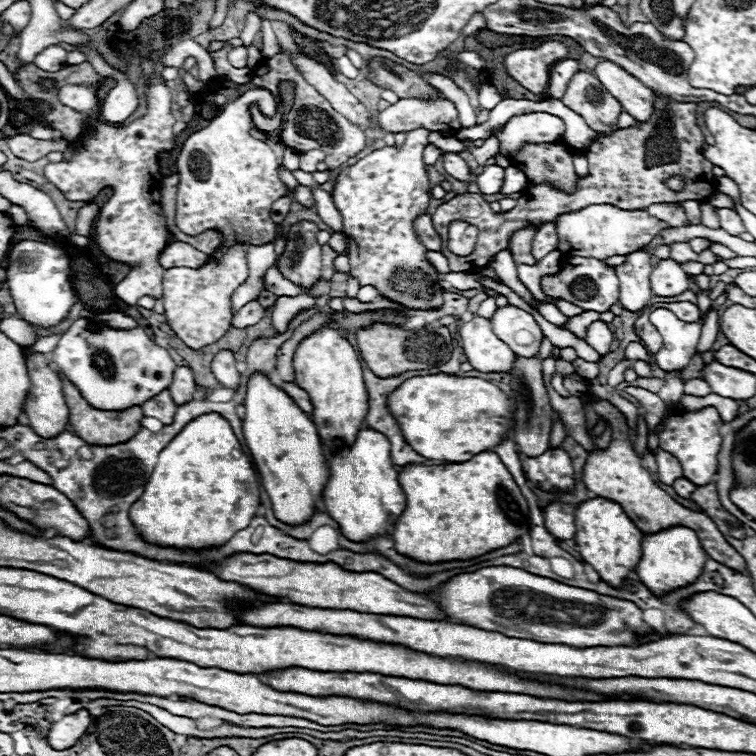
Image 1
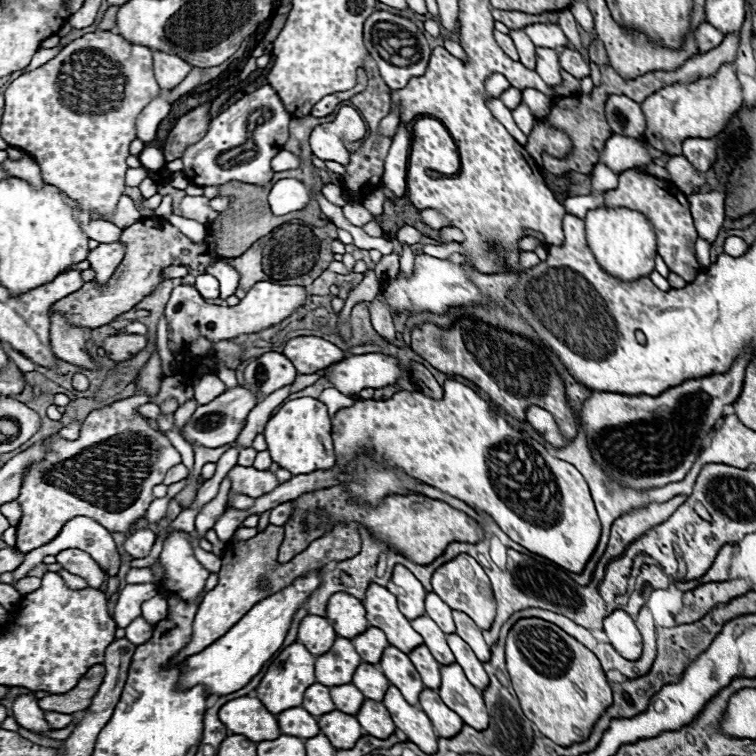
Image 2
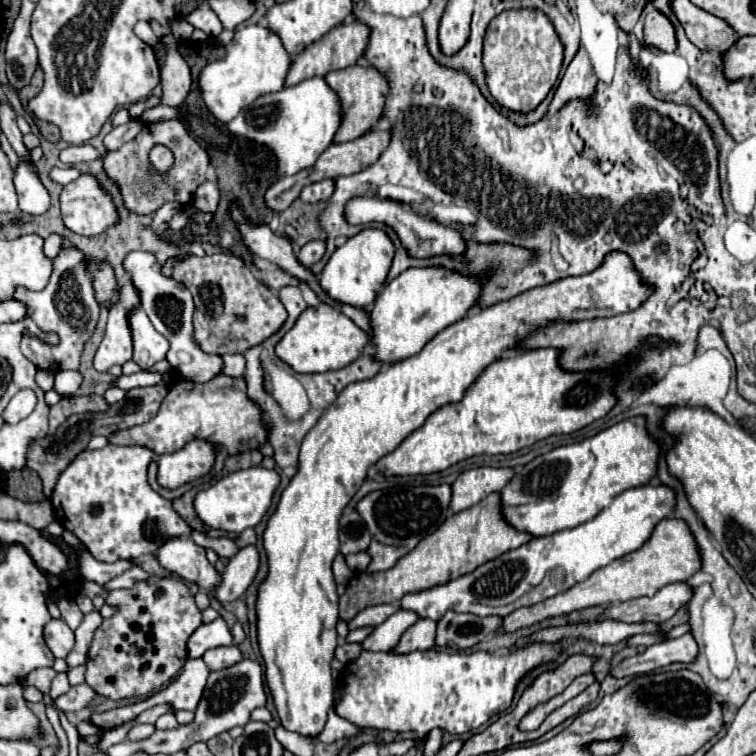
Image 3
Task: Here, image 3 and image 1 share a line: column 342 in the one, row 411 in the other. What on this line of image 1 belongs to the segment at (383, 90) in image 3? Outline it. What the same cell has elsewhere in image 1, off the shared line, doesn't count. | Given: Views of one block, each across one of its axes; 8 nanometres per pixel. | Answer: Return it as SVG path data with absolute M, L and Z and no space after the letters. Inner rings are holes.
M58 372L58 376L62 380L64 400L68 404L70 426L88 444L118 444L118 442L128 440L128 436L134 436L140 430L140 420L144 418L144 414L142 414L142 410L138 406L132 406L132 408L126 408L126 410L98 410L98 408L90 406L84 400L84 396L80 394L80 390L62 372Z

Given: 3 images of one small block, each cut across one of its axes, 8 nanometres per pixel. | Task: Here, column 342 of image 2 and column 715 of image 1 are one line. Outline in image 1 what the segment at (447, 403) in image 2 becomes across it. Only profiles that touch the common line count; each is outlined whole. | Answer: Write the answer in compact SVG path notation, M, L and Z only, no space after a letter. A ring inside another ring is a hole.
M712 406L694 410L694 412L678 410L664 420L664 428L658 434L660 448L664 448L666 452L672 452L672 456L676 456L680 460L684 478L692 480L694 484L710 484L710 482L714 482L712 476L716 474L716 466L718 466L716 456L718 456L718 450L722 444L722 436L720 436L722 424L724 422L722 422L718 410Z

